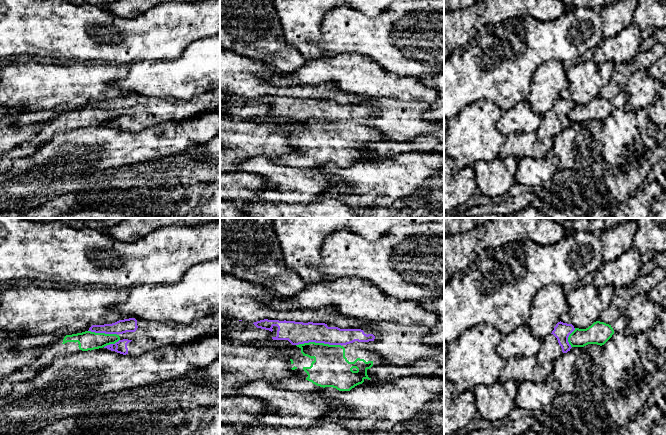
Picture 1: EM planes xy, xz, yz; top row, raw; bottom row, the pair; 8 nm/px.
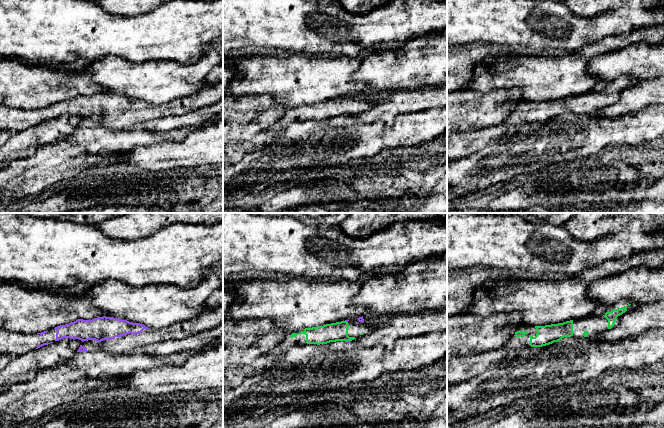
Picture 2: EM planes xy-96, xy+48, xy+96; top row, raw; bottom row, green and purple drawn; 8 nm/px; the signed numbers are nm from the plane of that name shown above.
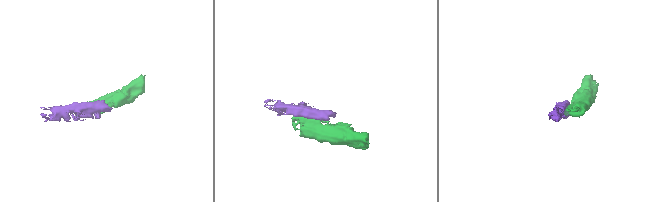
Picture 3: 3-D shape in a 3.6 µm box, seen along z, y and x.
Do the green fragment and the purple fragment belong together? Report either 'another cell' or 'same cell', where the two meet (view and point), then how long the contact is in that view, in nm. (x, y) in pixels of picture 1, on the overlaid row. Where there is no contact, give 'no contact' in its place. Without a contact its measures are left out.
another cell; meets green in xz at (319, 343); contact 360 nm long

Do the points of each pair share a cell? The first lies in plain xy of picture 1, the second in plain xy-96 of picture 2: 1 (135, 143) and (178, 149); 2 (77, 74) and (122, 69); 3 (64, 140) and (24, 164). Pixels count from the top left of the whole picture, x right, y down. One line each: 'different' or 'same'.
1: different
2: different
3: same

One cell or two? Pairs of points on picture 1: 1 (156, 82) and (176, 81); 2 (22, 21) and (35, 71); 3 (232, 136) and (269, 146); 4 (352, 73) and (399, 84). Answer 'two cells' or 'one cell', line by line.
1: one cell
2: two cells
3: one cell
4: one cell

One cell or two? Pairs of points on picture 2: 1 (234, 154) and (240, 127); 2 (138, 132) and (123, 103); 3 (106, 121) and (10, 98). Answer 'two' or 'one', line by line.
1: two
2: two
3: two

